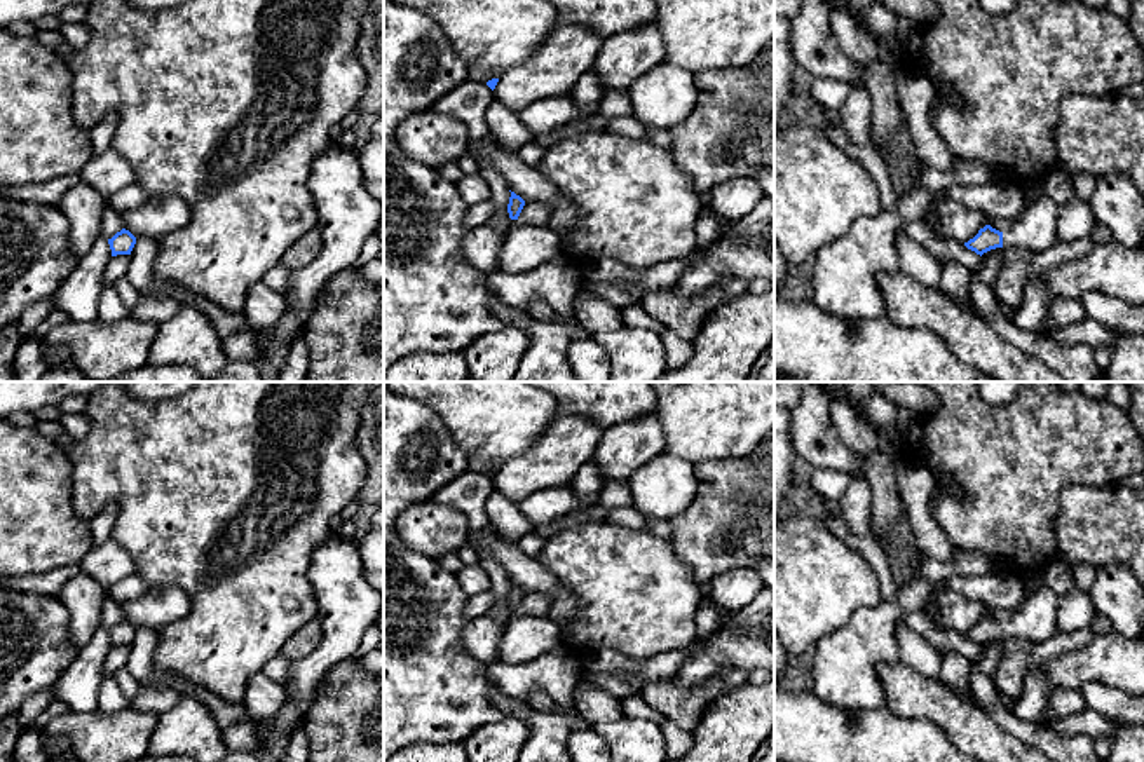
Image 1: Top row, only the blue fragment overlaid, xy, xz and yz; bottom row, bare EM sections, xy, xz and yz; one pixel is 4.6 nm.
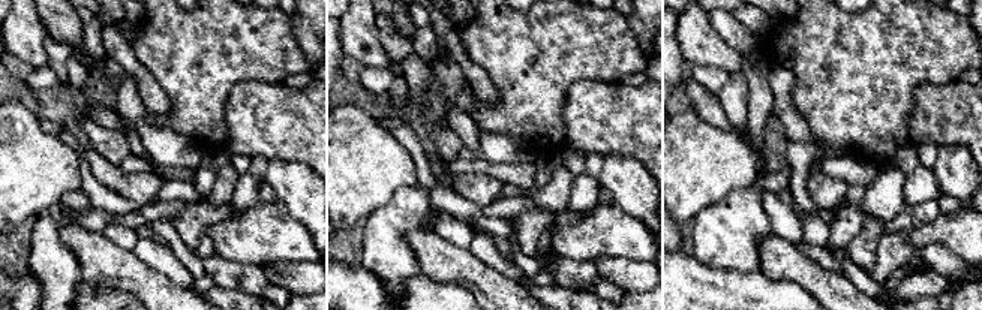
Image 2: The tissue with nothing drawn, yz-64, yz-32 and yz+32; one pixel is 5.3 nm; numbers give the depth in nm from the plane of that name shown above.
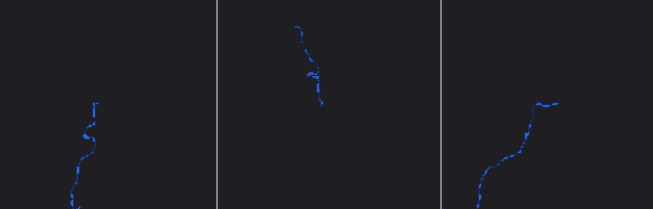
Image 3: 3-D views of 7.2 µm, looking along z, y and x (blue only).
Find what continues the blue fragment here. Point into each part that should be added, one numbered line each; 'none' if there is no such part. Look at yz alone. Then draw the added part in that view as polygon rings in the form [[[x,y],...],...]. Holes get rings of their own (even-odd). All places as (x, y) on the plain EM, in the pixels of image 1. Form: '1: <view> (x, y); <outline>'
1: yz (1035, 619); [[[1050,586],[1038,588],[1010,612],[1010,617],[1003,623],[1003,638],[1043,643],[1057,631],[1059,602],[1060,596]]]

